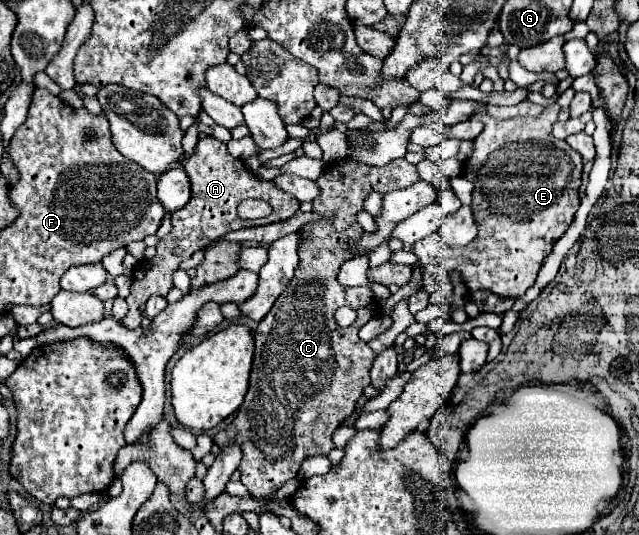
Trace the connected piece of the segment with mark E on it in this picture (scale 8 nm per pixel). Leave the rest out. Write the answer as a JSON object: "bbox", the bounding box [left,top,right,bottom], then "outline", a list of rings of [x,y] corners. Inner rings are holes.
{"bbox":[424,103,582,297],"outline":[[[476,103],[474,117],[484,123],[484,131],[474,139],[474,153],[462,165],[464,177],[474,181],[472,191],[472,215],[478,227],[478,237],[464,247],[452,247],[444,239],[436,239],[438,233],[424,237],[426,263],[438,263],[446,271],[456,271],[464,287],[474,291],[490,291],[498,297],[518,295],[522,297],[536,281],[542,259],[550,253],[554,241],[570,227],[574,215],[580,207],[580,177],[582,177],[582,157],[570,149],[566,141],[552,135],[552,123],[558,119],[560,107],[552,103],[542,111],[540,117],[516,117],[510,121],[496,121],[486,113],[484,103]],[[488,179],[508,181],[500,187],[490,185]]]}

